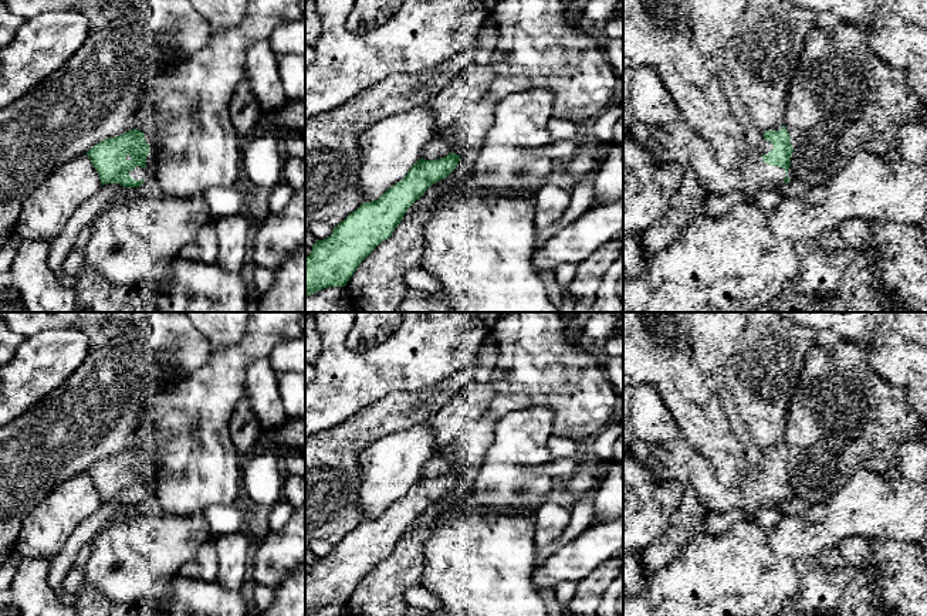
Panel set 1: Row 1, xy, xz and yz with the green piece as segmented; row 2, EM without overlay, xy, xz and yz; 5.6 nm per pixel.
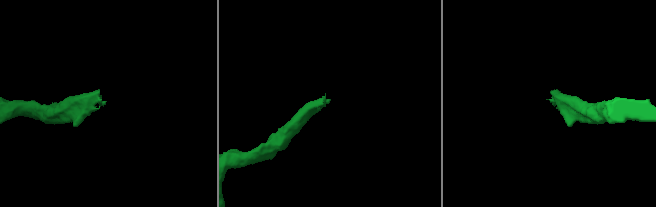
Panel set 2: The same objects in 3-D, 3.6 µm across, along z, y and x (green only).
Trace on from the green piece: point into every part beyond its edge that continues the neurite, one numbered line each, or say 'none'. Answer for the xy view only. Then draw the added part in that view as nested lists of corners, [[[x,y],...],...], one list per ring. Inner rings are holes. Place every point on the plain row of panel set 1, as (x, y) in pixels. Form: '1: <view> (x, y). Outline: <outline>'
1: xy (138, 491). Outline: [[[146,451],[145,460],[150,463],[149,471],[146,474],[146,485],[142,487],[141,484],[136,484],[133,488],[129,490],[129,494],[135,498],[149,498],[153,497],[155,485],[158,483],[158,471],[160,470],[160,464],[158,460],[159,451]]]

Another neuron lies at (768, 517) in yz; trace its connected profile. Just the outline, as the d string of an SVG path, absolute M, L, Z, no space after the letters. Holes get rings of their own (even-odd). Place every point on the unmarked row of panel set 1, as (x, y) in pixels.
M775 505L758 510L754 517L754 519L759 525L762 525L768 529L774 528L781 521L781 518L782 518L782 514L781 514L779 508Z

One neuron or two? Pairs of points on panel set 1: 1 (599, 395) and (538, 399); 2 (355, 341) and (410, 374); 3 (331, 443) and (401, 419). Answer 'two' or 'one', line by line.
1: one
2: two
3: one

